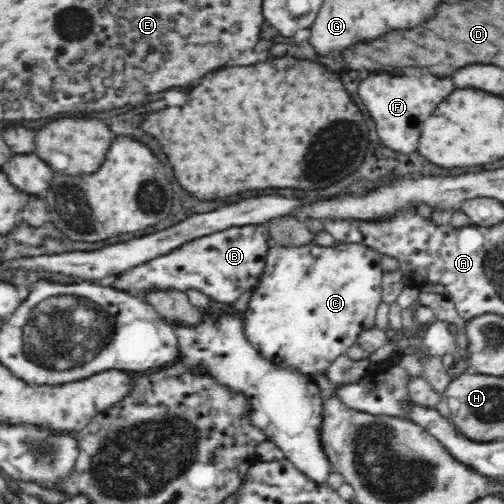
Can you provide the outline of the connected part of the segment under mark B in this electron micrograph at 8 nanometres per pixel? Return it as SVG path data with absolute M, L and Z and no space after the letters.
M232 226L228 230L213 232L117 272L112 288L142 300L154 292L197 290L216 302L230 304L260 286L268 250L267 238L267 229L260 226Z

